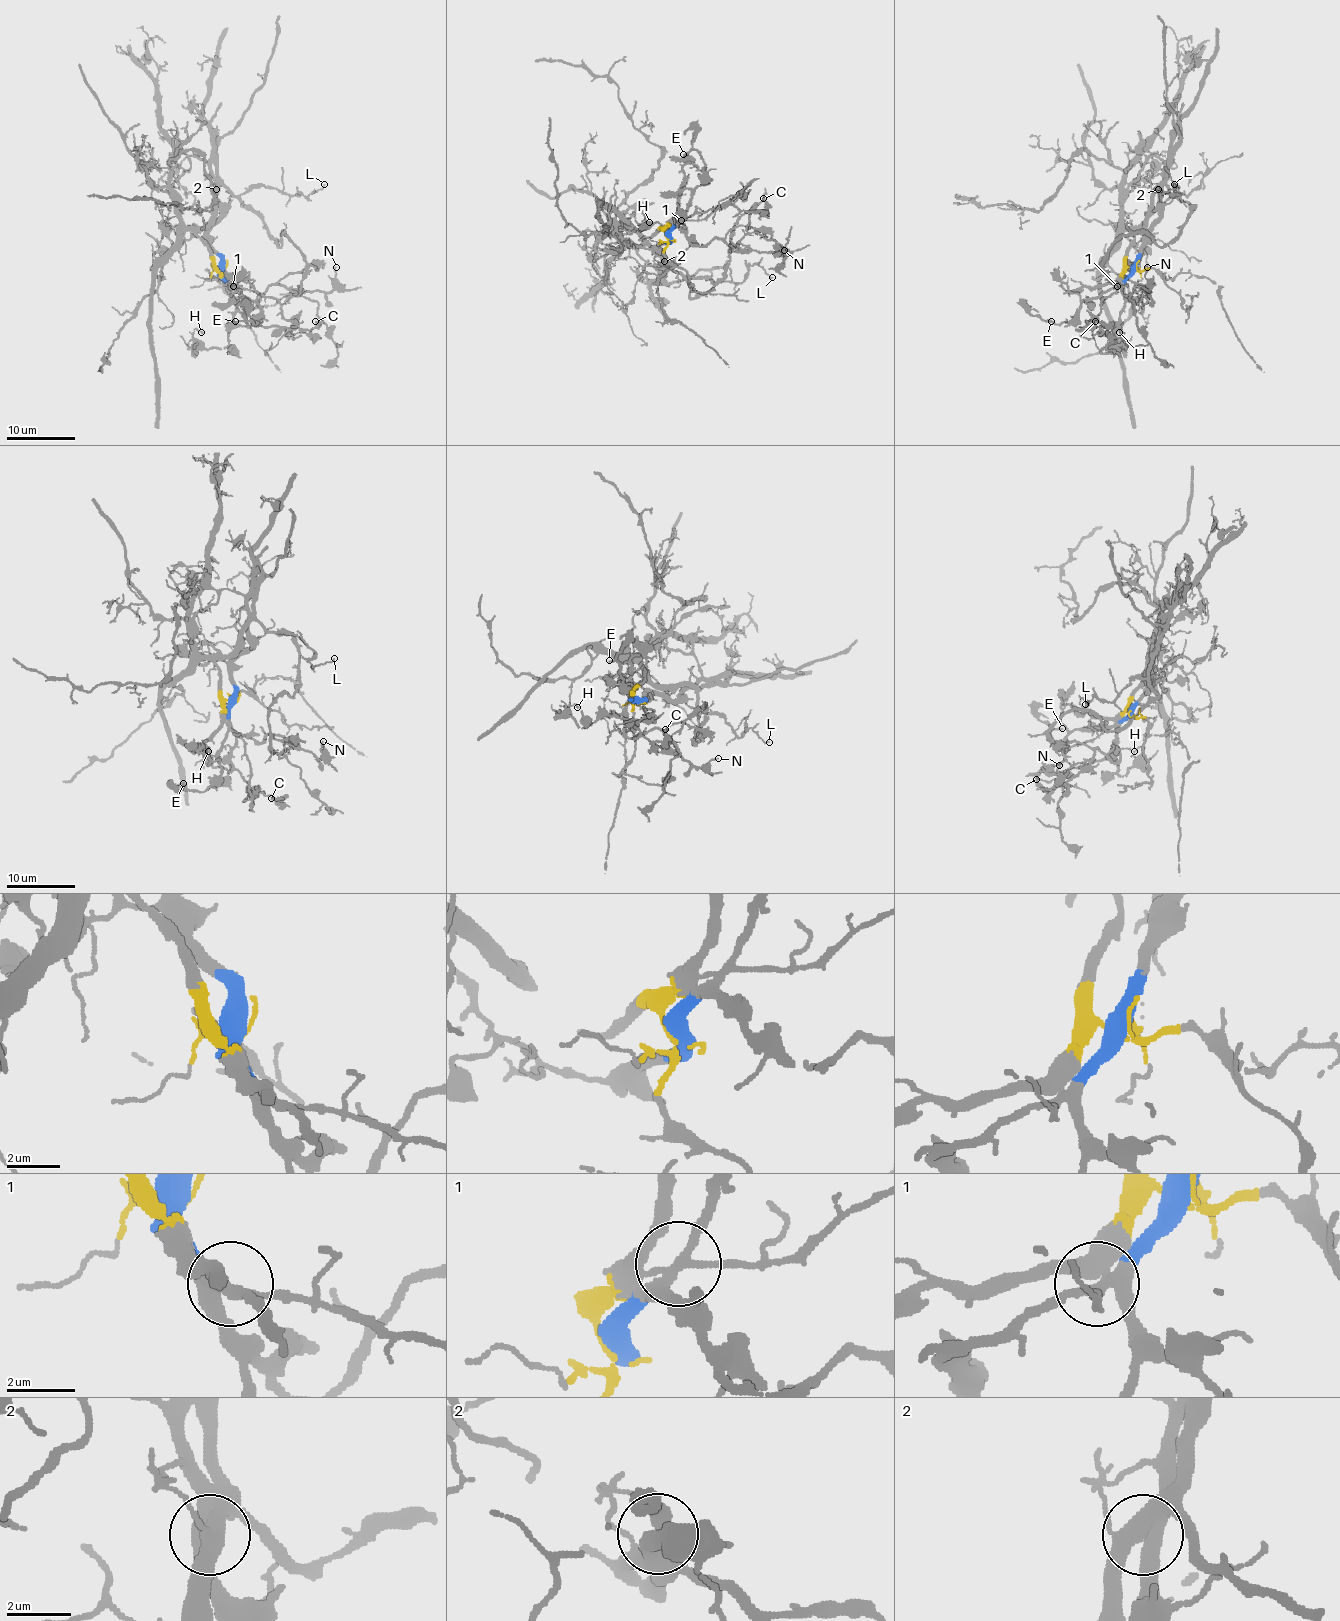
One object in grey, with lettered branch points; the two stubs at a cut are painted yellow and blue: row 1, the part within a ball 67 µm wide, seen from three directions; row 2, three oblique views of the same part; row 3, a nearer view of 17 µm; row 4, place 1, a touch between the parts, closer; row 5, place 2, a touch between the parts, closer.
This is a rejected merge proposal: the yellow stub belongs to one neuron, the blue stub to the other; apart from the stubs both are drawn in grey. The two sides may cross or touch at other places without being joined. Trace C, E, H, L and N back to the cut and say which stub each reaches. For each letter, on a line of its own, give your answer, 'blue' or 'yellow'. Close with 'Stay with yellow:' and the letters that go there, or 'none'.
C: blue
E: blue
H: blue
L: yellow
N: blue
Stay with yellow: L

